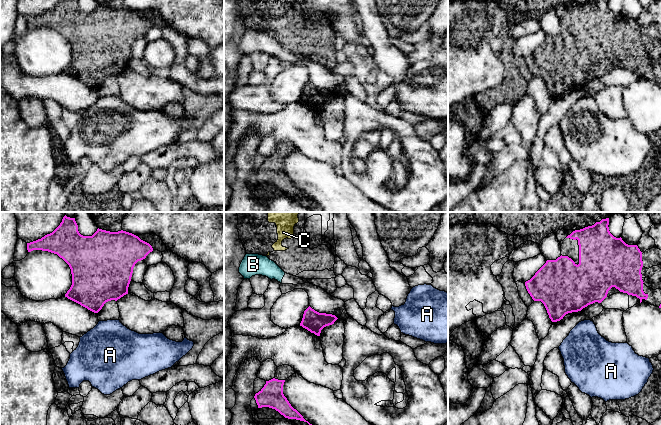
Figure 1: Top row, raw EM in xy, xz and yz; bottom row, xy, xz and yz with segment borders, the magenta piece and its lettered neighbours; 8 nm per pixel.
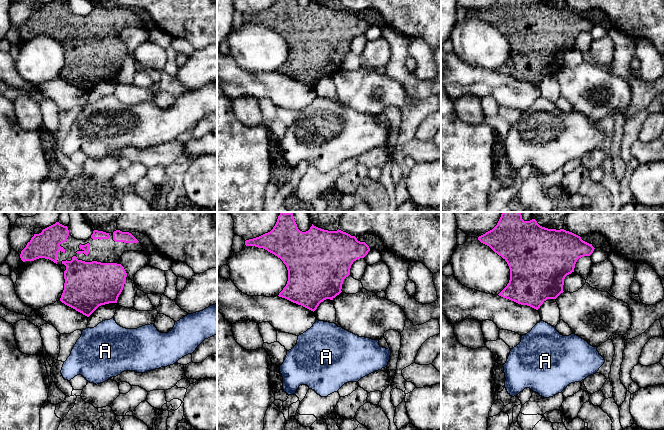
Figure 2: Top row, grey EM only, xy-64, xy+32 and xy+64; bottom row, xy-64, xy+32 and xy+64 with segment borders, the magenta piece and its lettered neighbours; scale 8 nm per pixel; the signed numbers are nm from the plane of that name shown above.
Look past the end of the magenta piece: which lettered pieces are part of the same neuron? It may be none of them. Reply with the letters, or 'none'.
C

